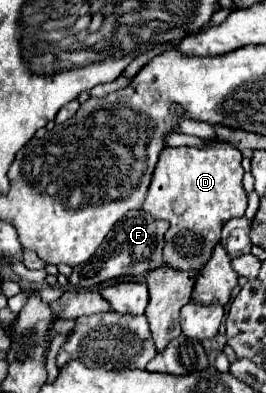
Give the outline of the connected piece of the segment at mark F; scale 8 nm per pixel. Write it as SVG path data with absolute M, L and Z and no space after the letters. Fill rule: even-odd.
M130 210L106 236L106 242L98 248L98 252L84 264L72 270L68 278L72 286L82 286L84 290L98 286L106 280L114 280L120 276L144 276L150 270L162 266L162 248L164 248L164 234L168 230L168 222L154 220L144 210Z

